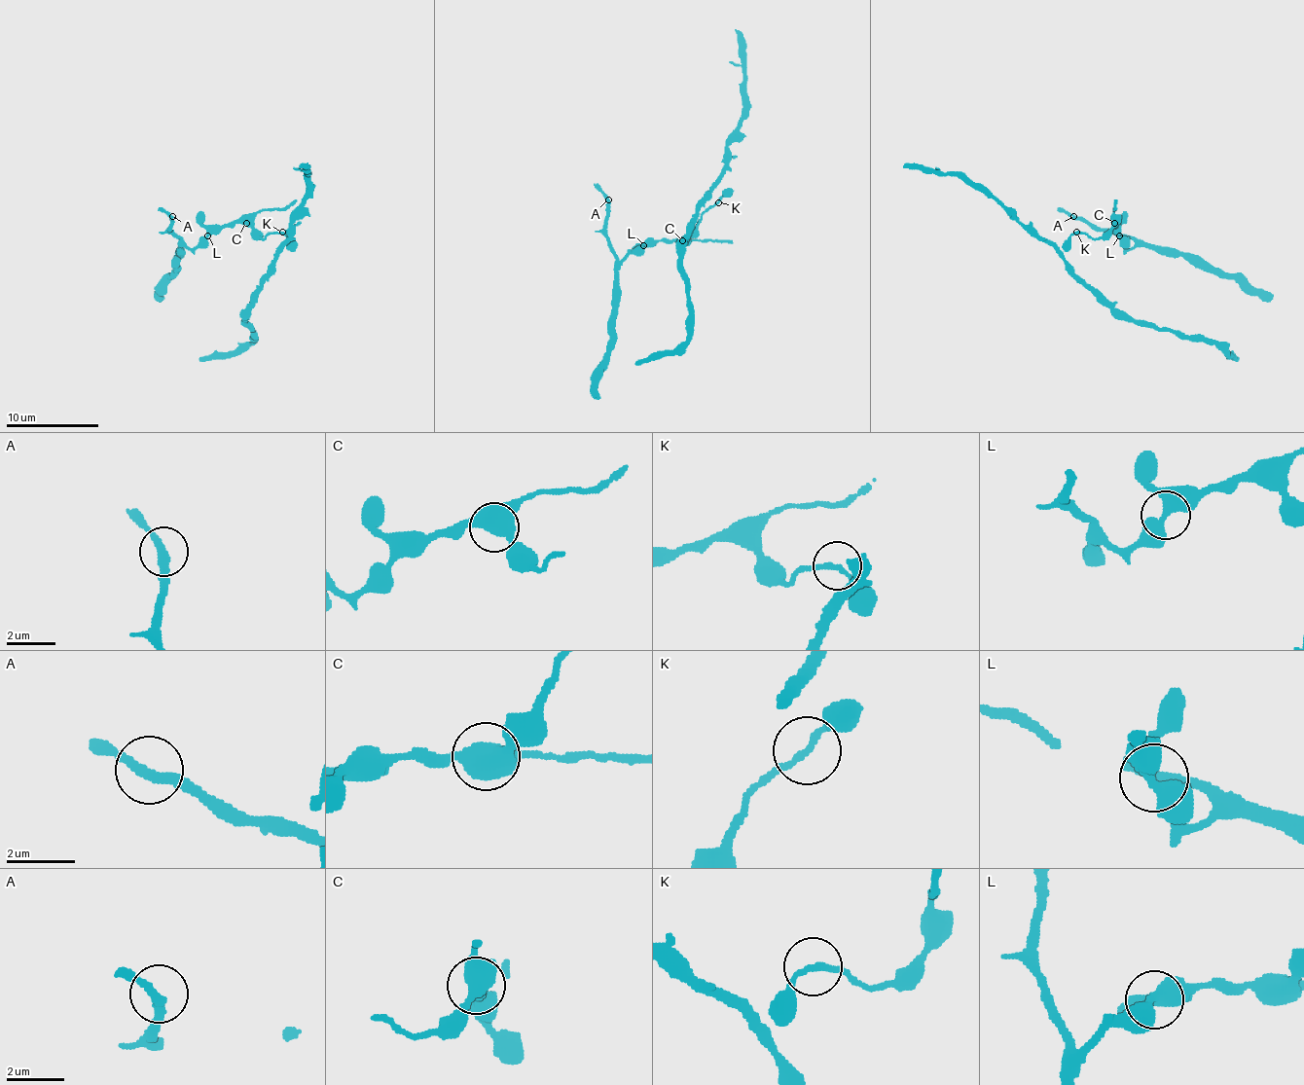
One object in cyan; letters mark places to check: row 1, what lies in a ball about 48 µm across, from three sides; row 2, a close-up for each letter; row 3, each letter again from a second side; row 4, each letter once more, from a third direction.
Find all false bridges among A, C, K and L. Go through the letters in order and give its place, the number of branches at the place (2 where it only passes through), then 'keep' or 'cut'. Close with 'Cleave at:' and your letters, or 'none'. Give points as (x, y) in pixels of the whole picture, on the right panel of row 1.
A: (1073, 216) | 2 | keep
C: (1114, 223) | 3 | keep
K: (1076, 232) | 2 | keep
L: (1119, 235) | 3 | keep
Cleave at: none

